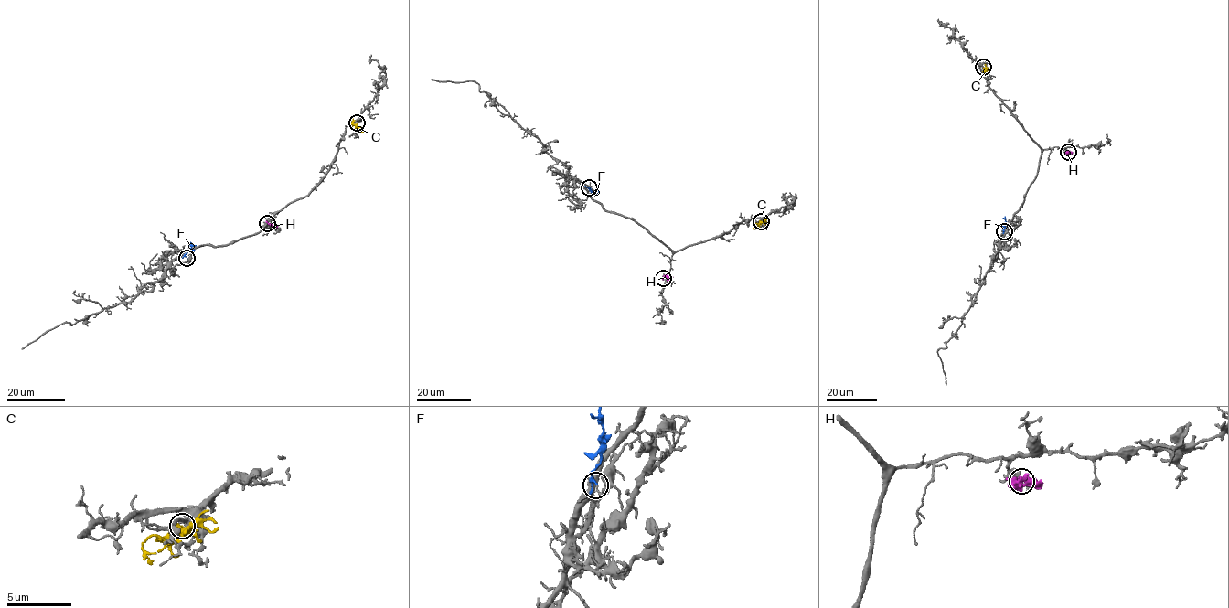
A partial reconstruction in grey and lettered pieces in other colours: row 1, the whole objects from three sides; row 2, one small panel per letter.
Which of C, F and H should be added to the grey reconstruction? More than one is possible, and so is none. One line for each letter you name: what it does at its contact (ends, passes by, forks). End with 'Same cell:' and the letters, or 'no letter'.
F: It ends there
Same cell: F

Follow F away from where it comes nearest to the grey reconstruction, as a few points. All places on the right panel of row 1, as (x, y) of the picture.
F: (1004, 231), (1002, 218)

